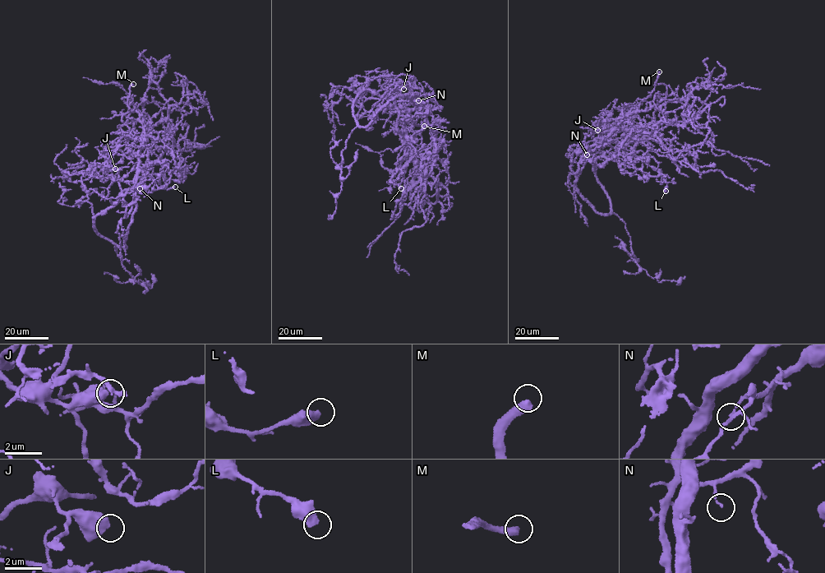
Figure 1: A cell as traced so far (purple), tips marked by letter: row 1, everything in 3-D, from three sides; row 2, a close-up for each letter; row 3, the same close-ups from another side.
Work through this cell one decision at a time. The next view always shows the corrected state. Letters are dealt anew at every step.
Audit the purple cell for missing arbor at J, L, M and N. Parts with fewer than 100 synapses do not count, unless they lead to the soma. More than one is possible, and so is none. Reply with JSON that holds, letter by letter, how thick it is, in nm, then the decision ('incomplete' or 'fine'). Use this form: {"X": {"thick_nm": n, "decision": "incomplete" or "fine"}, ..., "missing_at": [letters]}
{"J": {"thick_nm": 600, "decision": "fine"}, "L": {"thick_nm": 500, "decision": "fine"}, "M": {"thick_nm": 440, "decision": "incomplete"}, "N": {"thick_nm": 100, "decision": "fine"}, "missing_at": ["M"]}

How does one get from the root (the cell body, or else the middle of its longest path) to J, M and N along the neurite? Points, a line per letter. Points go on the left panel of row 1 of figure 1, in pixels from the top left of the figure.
J: (108, 208), (94, 215), (81, 177), (96, 167), (115, 168)
M: (108, 208), (122, 191), (105, 171), (106, 150), (131, 159), (139, 150), (122, 119), (133, 84)
N: (108, 208), (94, 215), (88, 201), (81, 177), (94, 168), (103, 167), (105, 173), (135, 182), (140, 188)

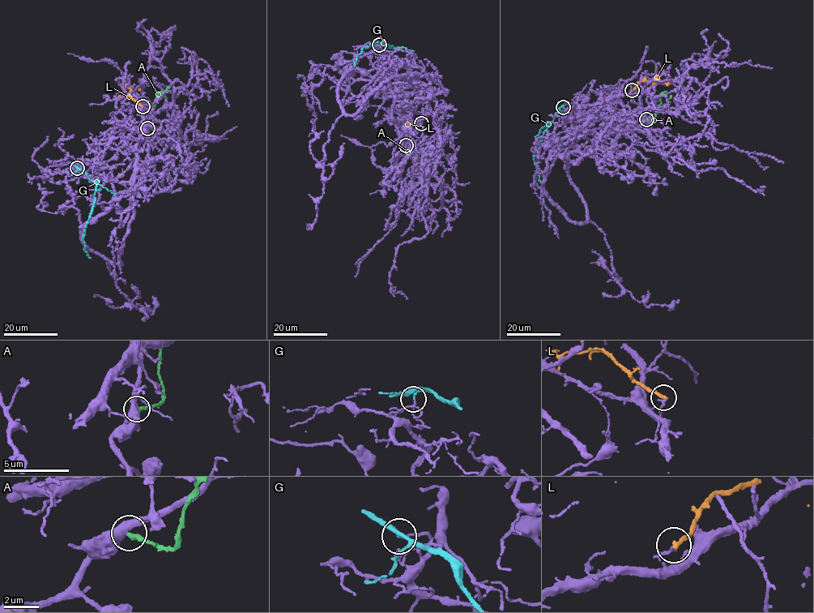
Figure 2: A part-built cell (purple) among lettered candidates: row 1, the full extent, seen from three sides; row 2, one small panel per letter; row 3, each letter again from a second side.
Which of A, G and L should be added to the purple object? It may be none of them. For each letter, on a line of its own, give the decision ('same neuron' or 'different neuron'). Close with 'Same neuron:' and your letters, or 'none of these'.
A: different neuron
G: different neuron
L: different neuron
Same neuron: none of these

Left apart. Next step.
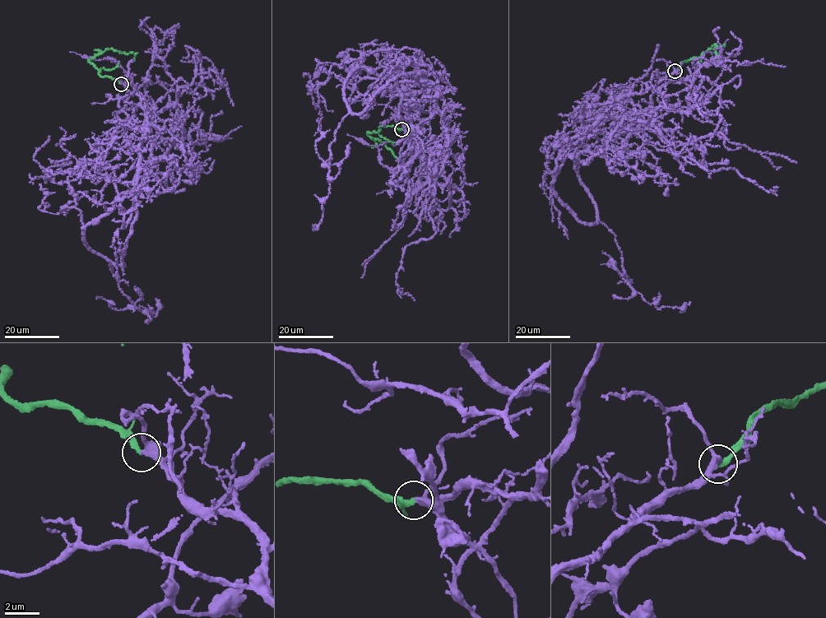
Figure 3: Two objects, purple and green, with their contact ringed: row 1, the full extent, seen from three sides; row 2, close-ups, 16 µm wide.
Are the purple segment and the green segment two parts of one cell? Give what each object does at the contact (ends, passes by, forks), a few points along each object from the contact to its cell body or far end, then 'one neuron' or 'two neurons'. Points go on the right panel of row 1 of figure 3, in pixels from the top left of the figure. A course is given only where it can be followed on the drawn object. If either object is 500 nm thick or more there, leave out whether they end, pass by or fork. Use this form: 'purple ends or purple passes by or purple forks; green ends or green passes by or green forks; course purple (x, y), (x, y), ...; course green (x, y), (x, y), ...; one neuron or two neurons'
purple passes by; green ends; course purple (675, 71), (614, 99), (564, 146), (552, 187), (577, 220), (615, 235), (628, 285), (648, 303), (689, 301); course green (675, 71), (682, 62), (699, 58), (715, 45), (718, 66); one neuron

